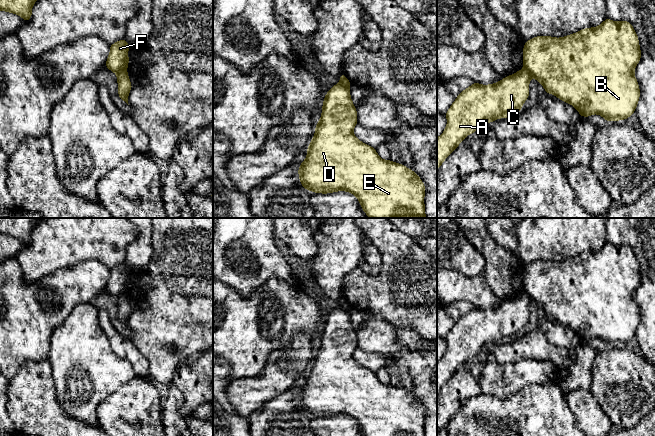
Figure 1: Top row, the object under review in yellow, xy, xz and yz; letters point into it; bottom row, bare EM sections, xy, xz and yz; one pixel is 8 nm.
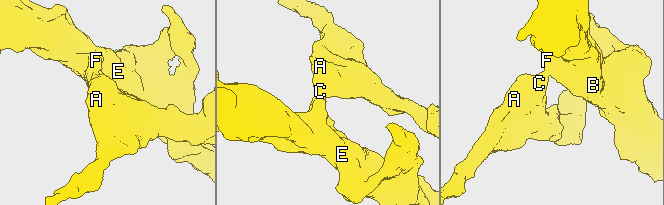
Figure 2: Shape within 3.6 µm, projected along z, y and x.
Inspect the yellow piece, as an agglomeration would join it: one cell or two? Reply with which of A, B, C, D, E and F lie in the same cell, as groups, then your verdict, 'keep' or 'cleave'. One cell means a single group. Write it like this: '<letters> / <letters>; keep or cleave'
A C / B D E F; cleave

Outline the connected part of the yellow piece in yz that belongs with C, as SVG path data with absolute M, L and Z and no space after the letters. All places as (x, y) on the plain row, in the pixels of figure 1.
M525 293L505 300L503 304L489 309L473 306L464 313L445 337L447 349L444 356L437 362L437 394L445 383L471 357L499 342L508 342L521 335L522 329L529 322L531 299Z

